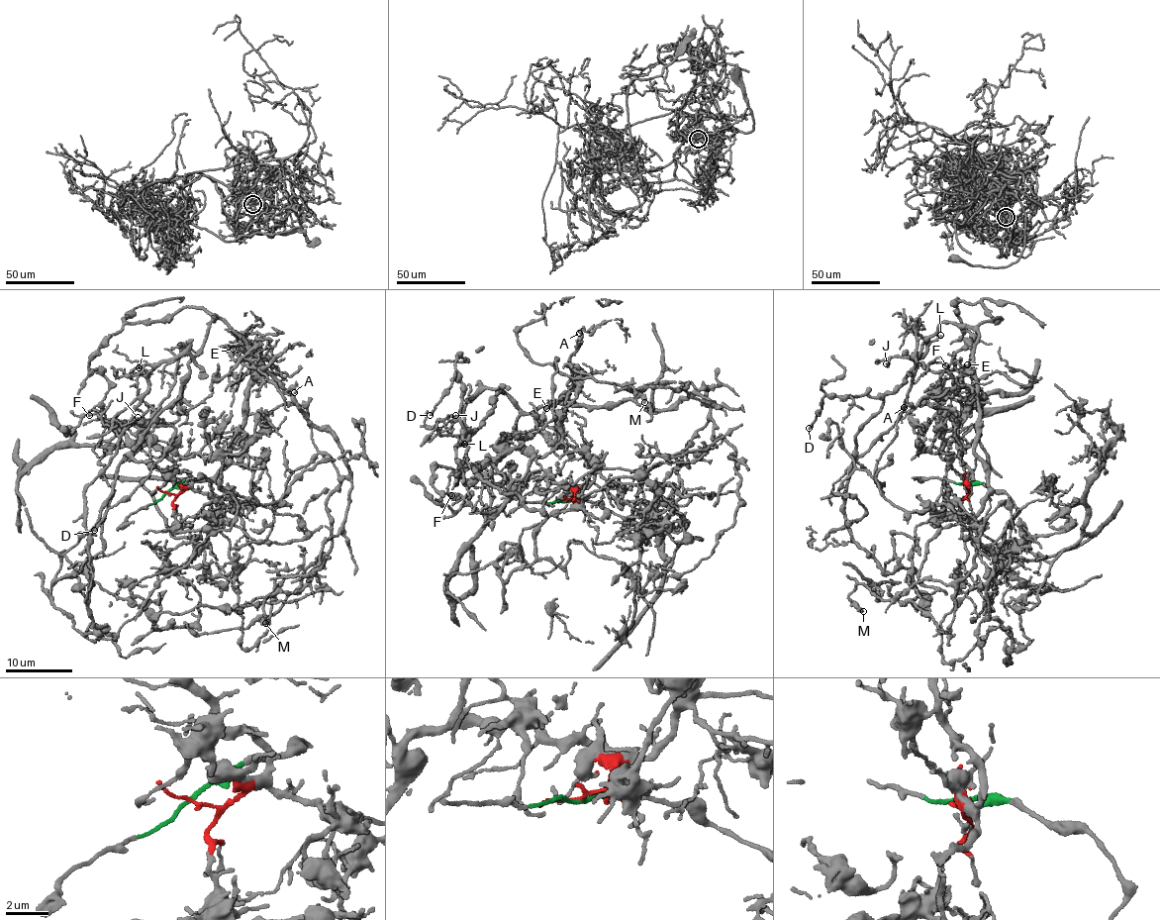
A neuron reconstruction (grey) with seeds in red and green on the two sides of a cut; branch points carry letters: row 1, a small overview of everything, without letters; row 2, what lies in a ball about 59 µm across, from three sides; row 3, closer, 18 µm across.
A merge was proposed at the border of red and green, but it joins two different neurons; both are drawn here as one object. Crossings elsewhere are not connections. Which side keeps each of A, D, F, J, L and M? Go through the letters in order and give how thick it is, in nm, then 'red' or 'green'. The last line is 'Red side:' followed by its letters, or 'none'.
A: 130 nm | green
D: 190 nm | green
F: 130 nm | green
J: 110 nm | green
L: 200 nm | green
M: 360 nm | green
Red side: none

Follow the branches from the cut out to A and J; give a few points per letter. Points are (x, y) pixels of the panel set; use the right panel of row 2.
A: (968, 483), (1017, 511), (999, 582), (1011, 522), (994, 544), (978, 539), (976, 385), (904, 408)
J: (968, 483), (1017, 511), (999, 582), (978, 338), (940, 325), (858, 455), (918, 359), (886, 363)

